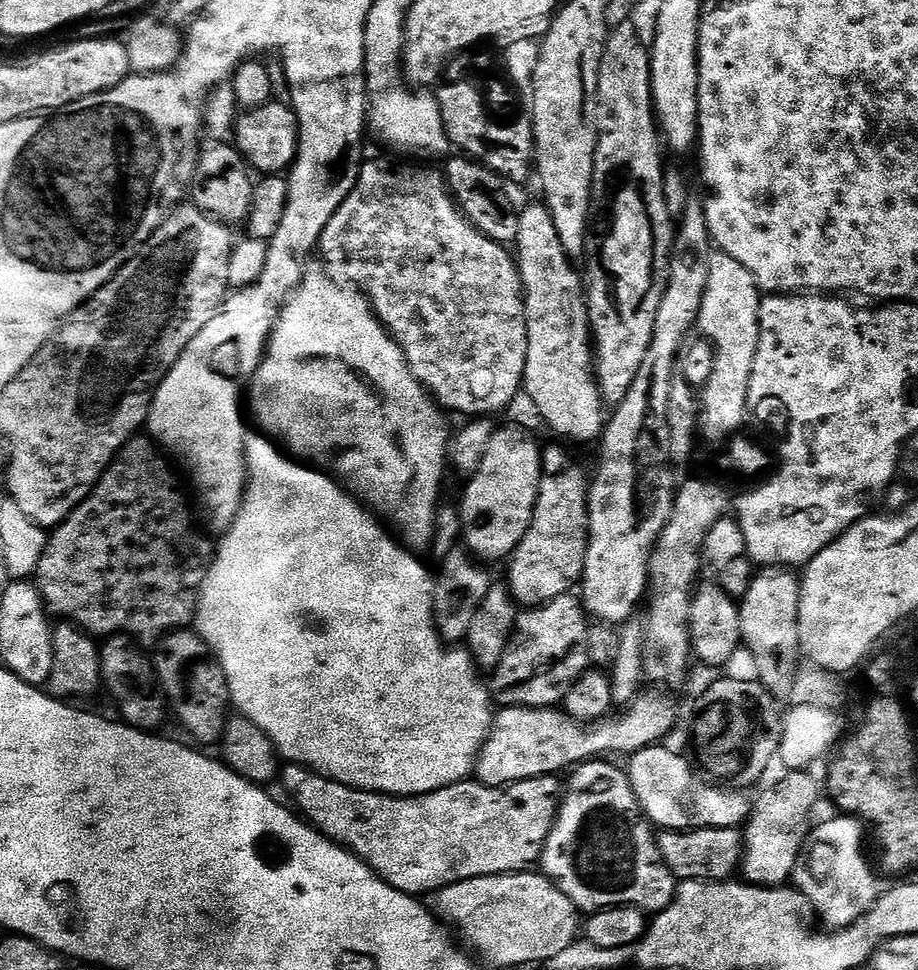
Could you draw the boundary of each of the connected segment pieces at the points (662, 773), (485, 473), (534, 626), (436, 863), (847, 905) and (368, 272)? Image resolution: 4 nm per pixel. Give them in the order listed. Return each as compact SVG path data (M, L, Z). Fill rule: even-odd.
M665 746L643 748L631 753L629 764L626 764L628 781L632 792L636 796L640 809L657 829L670 832L690 832L694 828L740 828L748 819L750 800L743 791L725 790L705 782L694 771L693 765L684 760L676 752L671 752Z
M520 428L493 431L486 458L482 458L482 466L467 481L464 501L459 501L458 504L460 521L464 527L463 543L467 551L481 561L511 557L522 542L536 505L541 451L541 445L532 441L531 434Z
M575 595L559 596L550 602L546 602L540 608L527 609L519 617L518 631L511 637L508 653L502 658L502 662L491 673L492 684L490 680L490 695L497 705L504 701L504 694L512 692L512 690L520 690L528 684L538 684L538 678L555 672L552 666L556 662L562 664L574 664L574 666L582 666L588 658L586 650L586 638L588 637L589 617L586 615L585 609L582 607L579 599L575 600Z
M288 764L282 772L283 780L285 790L292 795L291 803L316 831L359 856L391 888L417 898L423 897L423 892L435 894L441 888L470 878L505 876L507 872L526 872L539 865L562 796L562 784L555 775L530 778L506 788L491 788L469 778L425 796L361 792L318 776L299 764Z
M843 814L835 818L837 820L828 820L811 829L792 871L795 891L804 897L811 911L815 915L817 912L832 930L850 926L863 912L869 912L878 895L877 873L874 868L872 873L864 857L866 832L861 821Z
M372 160L372 161L370 161L370 162L369 162L369 164L368 164L368 161L367 161L367 163L365 163L365 164L364 164L364 165L363 165L363 167L361 167L361 170L360 170L360 177L359 177L359 178L358 178L358 182L357 182L357 183L356 183L356 185L355 185L355 186L354 186L354 188L353 188L353 189L352 189L352 190L350 190L350 192L349 192L349 194L348 194L348 196L347 196L347 198L346 198L346 199L345 199L345 200L344 200L344 201L343 201L343 202L342 202L342 204L341 204L341 205L340 205L340 206L338 206L338 210L337 210L337 211L336 211L336 212L335 212L335 213L334 213L334 214L333 214L333 215L332 215L332 217L331 217L331 218L330 218L330 222L329 222L329 223L328 223L328 225L327 225L327 226L326 226L326 230L325 230L325 231L324 231L324 233L323 233L323 234L322 234L322 235L321 235L321 236L320 236L320 243L319 243L319 245L318 245L318 252L321 252L321 254L322 254L322 255L324 255L324 260L325 260L325 262L326 262L326 263L328 263L328 264L329 264L329 266L328 266L328 265L327 265L327 267L328 267L328 268L329 268L329 269L331 269L331 271L332 271L332 272L333 272L333 273L335 273L335 275L336 275L336 276L337 276L337 277L339 277L339 279L340 279L340 280L341 280L341 281L344 281L344 282L348 282L348 281L351 281L351 283L352 283L352 284L353 284L353 285L356 285L356 286L359 286L359 287L360 287L360 288L361 288L361 289L363 289L363 291L364 291L364 292L365 292L365 293L366 293L366 295L367 295L367 297L368 297L368 299L369 299L369 300L371 300L371 301L372 301L372 307L373 307L373 309L374 309L374 311L375 311L375 313L376 313L376 315L377 315L377 316L379 316L379 318L380 318L380 322L381 322L381 324L383 324L383 325L384 325L384 327L385 327L385 328L387 328L387 329L388 329L388 331L389 331L389 332L391 332L391 333L393 333L393 335L394 335L394 339L396 339L396 340L397 340L397 342L398 342L398 343L400 343L400 347L401 347L401 348L403 348L403 349L404 349L404 355L405 355L405 356L406 356L406 357L407 357L407 359L408 359L408 365L409 365L409 367L410 367L410 368L411 368L411 369L412 369L412 371L413 371L413 372L414 372L414 373L415 373L415 375L416 375L416 376L417 376L417 379L418 379L418 380L419 380L419 381L420 381L420 383L421 383L421 384L423 384L423 385L424 385L424 387L425 387L425 389L427 389L427 391L428 391L428 392L429 392L429 393L430 393L430 395L431 395L431 397L432 397L432 399L433 399L433 401L435 401L435 403L436 403L436 404L437 404L437 405L439 405L439 407L440 407L440 408L441 408L441 409L444 409L444 410L447 410L447 411L448 411L448 412L449 412L449 413L452 413L452 412L461 412L461 414L462 414L462 415L464 415L464 418L484 418L484 417L487 417L487 416L488 416L488 415L489 415L489 414L492 414L492 413L488 413L488 412L496 412L496 411L498 411L498 410L500 410L500 409L502 409L502 408L503 408L503 407L504 407L504 406L505 406L505 405L506 405L506 404L508 404L508 403L510 403L510 402L511 402L511 400L512 400L512 399L514 399L514 398L515 398L515 396L516 396L516 395L518 395L518 394L519 394L519 395L521 395L521 392L522 392L522 385L523 385L523 383L524 383L524 367L525 367L525 366L526 366L526 352L527 352L527 318L526 318L526 317L525 317L525 316L524 316L524 288L523 288L523 282L522 282L522 278L521 278L521 277L520 277L520 274L519 274L519 270L518 270L518 268L517 268L517 261L516 261L516 260L515 260L515 259L514 259L514 256L513 256L513 253L512 253L512 252L511 252L511 251L510 251L510 253L508 253L508 252L507 252L507 250L506 250L506 249L504 249L504 248L503 248L503 246L502 246L502 245L500 245L500 244L495 244L495 242L494 242L494 241L492 241L492 240L491 240L491 238L490 238L490 237L488 237L488 236L490 236L490 235L488 235L488 234L485 234L485 233L484 233L484 232L483 232L483 231L481 231L481 230L480 230L480 229L479 229L479 228L478 228L478 227L477 227L477 225L476 225L476 224L475 224L475 223L473 223L473 221L472 221L472 220L471 220L471 219L469 219L469 217L468 217L468 216L467 216L467 215L465 215L465 212L464 212L464 210L463 210L463 207L461 207L461 205L460 205L460 204L459 204L459 203L458 203L458 201L457 201L457 199L456 199L456 197L455 197L455 196L454 196L454 195L453 195L453 192L452 192L452 190L451 190L451 188L450 188L450 187L449 187L449 184L448 184L448 181L447 181L447 179L446 179L446 177L445 177L445 173L444 173L444 172L443 172L443 171L441 171L441 169L440 169L440 168L439 168L439 167L438 167L438 169L436 169L436 168L427 168L427 166L426 166L426 165L424 165L424 164L427 164L427 163L424 163L424 162L408 162L408 163L412 163L412 164L403 164L403 162L402 162L402 161L400 161L400 160ZM352 260L357 260L357 262L358 262L358 263L360 263L360 264L365 264L365 266L366 266L366 267L368 267L368 268L360 268L360 269L358 269L358 270L357 270L357 272L356 272L356 273L354 273L354 274L353 274L353 276L352 276Z

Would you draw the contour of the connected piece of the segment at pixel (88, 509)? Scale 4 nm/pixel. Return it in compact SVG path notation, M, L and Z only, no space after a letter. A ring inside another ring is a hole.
M147 435L133 436L131 440L125 442L116 459L109 464L91 494L61 524L57 524L55 528L51 529L41 560L37 562L34 571L34 583L37 590L40 591L45 608L53 617L55 615L64 616L60 618L75 624L77 628L84 629L93 638L107 638L128 633L140 642L145 642L144 640L159 641L170 632L187 629L195 621L196 610L200 602L200 588L204 584L204 579L214 559L214 544L207 540L209 537L198 527L193 509L190 504L190 509L188 509L188 504L184 501L184 492L176 485L176 476L172 473L173 465L171 463L168 465L167 462L169 463L165 453Z

